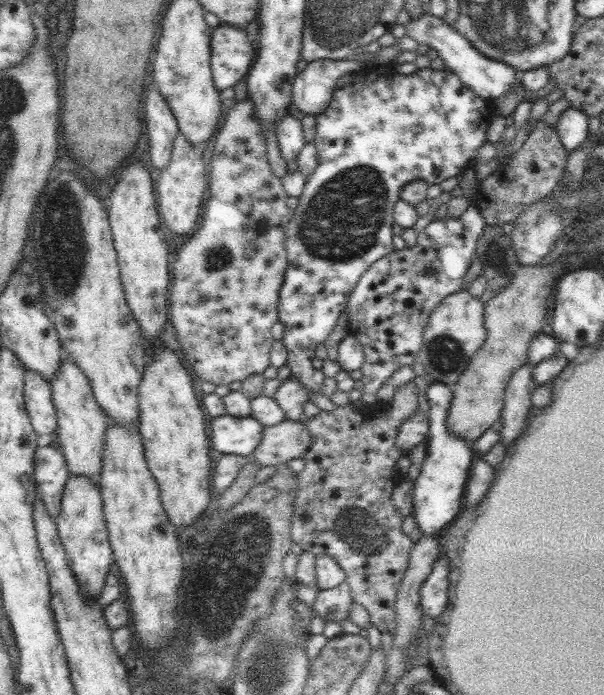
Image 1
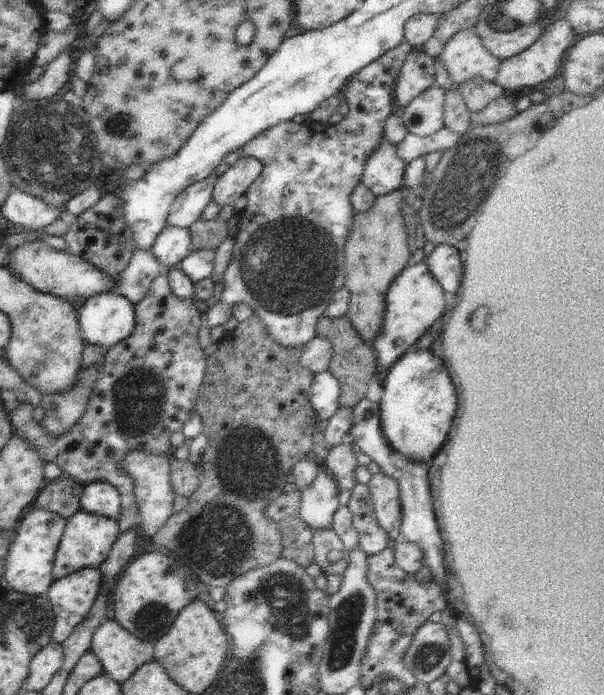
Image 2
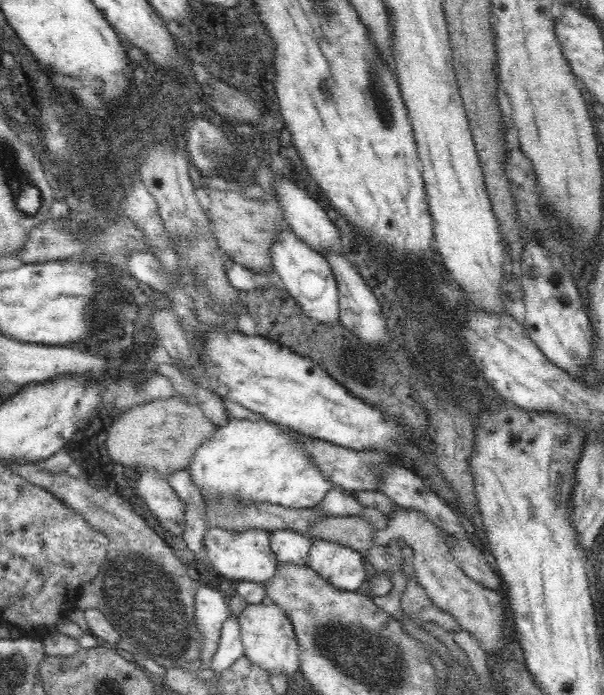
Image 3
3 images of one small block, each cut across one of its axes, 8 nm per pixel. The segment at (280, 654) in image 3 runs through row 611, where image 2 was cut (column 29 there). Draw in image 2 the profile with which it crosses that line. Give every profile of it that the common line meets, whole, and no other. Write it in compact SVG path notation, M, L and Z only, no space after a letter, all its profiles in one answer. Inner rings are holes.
M40 239L12 248L10 250L10 262L6 264L6 268L16 278L30 284L32 288L59 297L72 295L84 296L88 299L94 294L112 291L118 282L118 277L106 276L104 272L100 272L99 268L92 266L90 262L86 262L80 256L70 254L68 251L56 250Z

